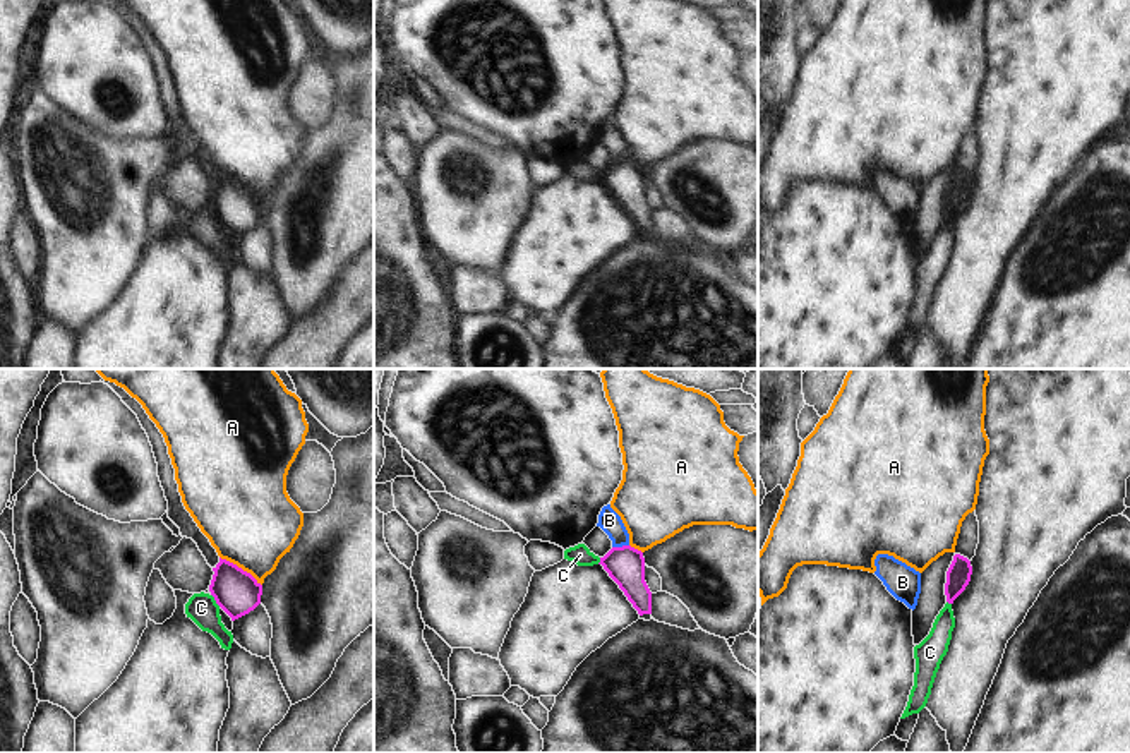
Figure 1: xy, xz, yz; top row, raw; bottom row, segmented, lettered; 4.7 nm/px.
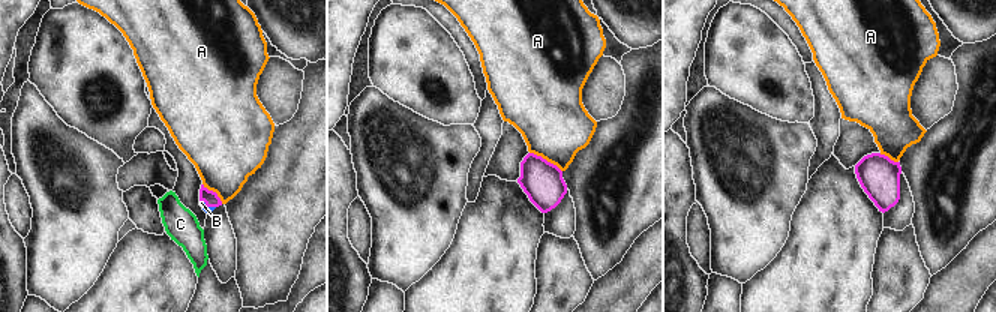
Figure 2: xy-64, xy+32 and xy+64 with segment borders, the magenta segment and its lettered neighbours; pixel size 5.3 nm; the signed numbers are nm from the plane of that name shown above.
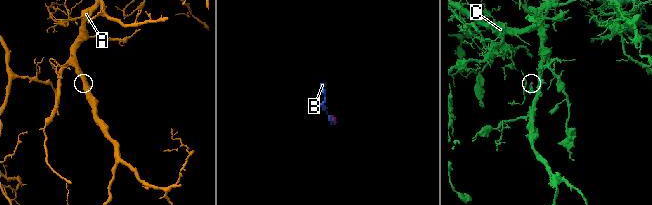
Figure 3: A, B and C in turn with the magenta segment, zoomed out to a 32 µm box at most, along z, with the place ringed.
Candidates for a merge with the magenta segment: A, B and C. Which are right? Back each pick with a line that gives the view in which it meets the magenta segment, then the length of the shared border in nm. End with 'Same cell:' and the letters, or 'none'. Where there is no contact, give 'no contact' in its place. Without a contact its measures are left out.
B: contact in xz; length 80 nm
Same cell: B

